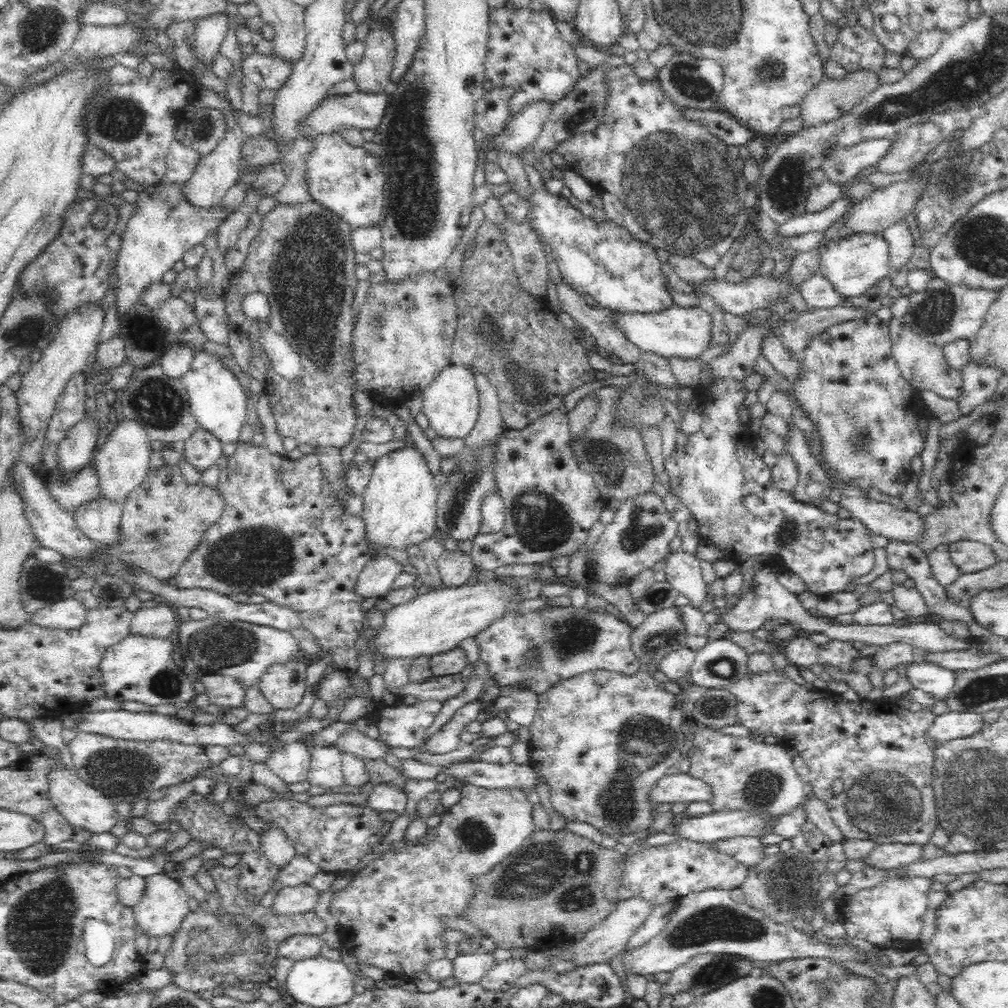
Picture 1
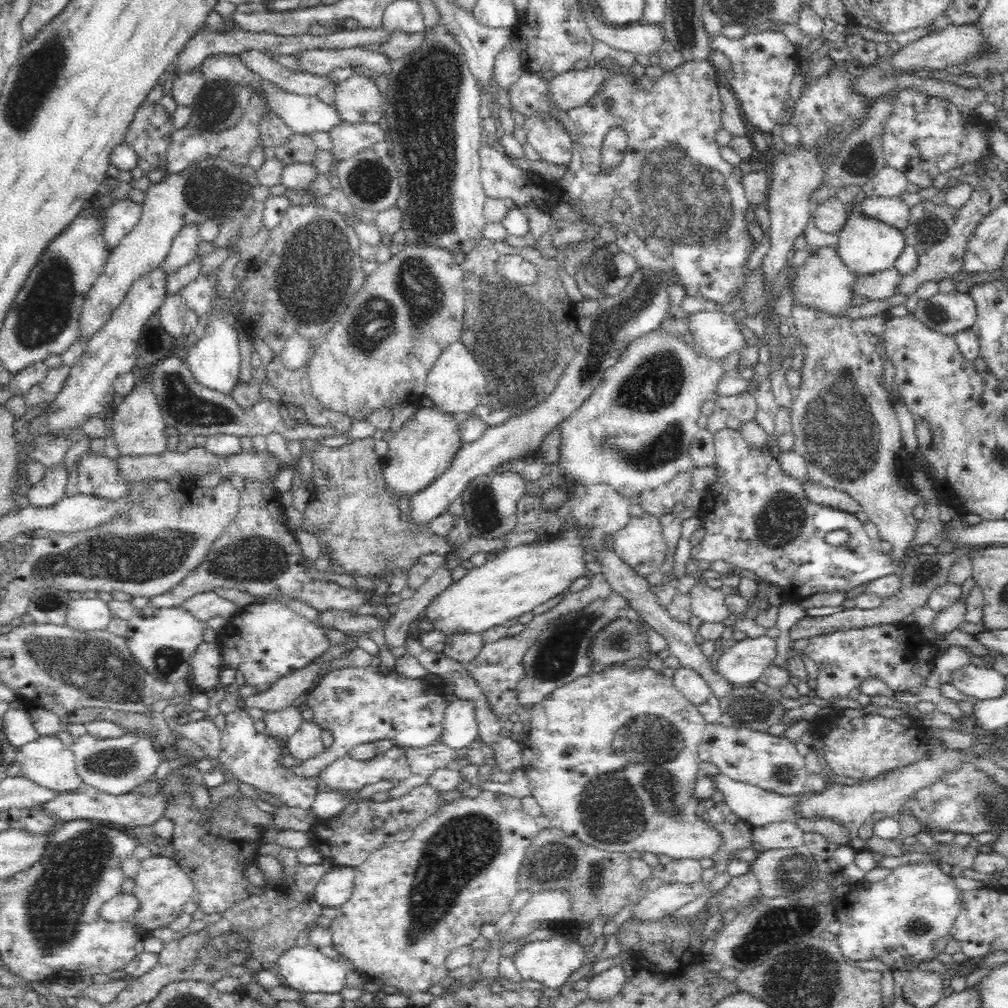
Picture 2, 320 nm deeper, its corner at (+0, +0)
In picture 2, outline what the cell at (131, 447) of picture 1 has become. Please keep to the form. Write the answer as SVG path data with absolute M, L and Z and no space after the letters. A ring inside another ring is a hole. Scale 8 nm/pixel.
M142 372L137 386L124 397L124 402L118 405L114 416L112 416L111 440L120 455L146 456L162 454L166 450L165 422L162 421L160 409L156 405L156 397L150 393L148 380L150 380L150 376Z

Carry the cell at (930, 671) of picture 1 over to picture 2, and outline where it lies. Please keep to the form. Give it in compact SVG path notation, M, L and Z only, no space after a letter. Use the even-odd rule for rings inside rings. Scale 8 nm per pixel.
M973 663L950 671L950 686L978 700L998 698L1003 691L1004 674L992 670L990 666L976 666Z

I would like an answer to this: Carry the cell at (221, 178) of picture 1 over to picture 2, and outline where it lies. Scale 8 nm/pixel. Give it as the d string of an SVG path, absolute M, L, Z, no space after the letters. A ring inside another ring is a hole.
M188 223L180 228L161 264L165 268L166 274L189 262L198 260L200 258L198 255L198 244L202 241L200 223Z

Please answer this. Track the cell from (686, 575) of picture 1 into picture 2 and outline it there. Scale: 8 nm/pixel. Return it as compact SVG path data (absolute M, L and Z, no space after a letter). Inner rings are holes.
M695 583L687 592L691 602L691 613L701 621L726 622L730 616L725 605L725 595L706 583Z

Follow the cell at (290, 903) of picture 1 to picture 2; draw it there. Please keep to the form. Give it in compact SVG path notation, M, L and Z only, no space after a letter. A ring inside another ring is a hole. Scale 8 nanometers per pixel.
M338 867L329 870L325 876L316 882L314 901L319 906L326 909L336 909L340 907L352 892L352 880L354 880L355 870L351 867Z

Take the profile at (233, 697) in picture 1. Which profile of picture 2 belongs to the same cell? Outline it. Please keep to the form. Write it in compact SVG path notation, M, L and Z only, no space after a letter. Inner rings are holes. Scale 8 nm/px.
M202 642L190 660L191 674L190 685L206 693L208 690L216 691L220 686L222 674L221 656L219 645L214 642Z

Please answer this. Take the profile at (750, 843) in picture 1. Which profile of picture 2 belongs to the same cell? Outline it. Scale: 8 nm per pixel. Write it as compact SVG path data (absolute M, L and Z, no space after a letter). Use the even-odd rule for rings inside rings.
M607 666L601 673L590 671L568 684L555 688L547 694L544 700L535 704L530 710L529 728L525 731L523 740L521 768L526 772L531 795L541 806L541 815L550 820L554 828L562 830L569 836L578 838L590 847L608 852L621 852L639 855L651 852L655 855L666 855L672 859L702 860L714 857L725 844L721 835L705 821L704 817L696 815L698 799L694 796L696 773L700 760L697 758L697 746L705 732L704 718L698 706L691 703L675 686L670 677L658 673L652 668L633 668Z

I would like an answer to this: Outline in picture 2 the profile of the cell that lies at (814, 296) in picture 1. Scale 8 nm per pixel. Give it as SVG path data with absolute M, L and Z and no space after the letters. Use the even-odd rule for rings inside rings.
M894 267L871 275L857 275L853 282L853 296L866 300L884 300L894 296L893 288L902 276Z

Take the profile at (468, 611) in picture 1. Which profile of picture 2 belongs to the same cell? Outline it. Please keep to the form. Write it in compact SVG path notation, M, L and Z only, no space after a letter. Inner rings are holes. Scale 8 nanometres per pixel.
M566 532L564 536L547 543L530 544L530 546L510 548L510 550L500 552L494 560L468 569L462 578L453 581L450 586L431 598L423 617L432 622L434 630L438 630L442 635L448 637L469 633L482 634L485 630L504 624L506 620L518 618L525 612L530 612L549 598L563 595L562 592L568 589L574 580L584 576L584 572L586 572L586 561L583 557L585 550L581 548L580 537L581 532Z

